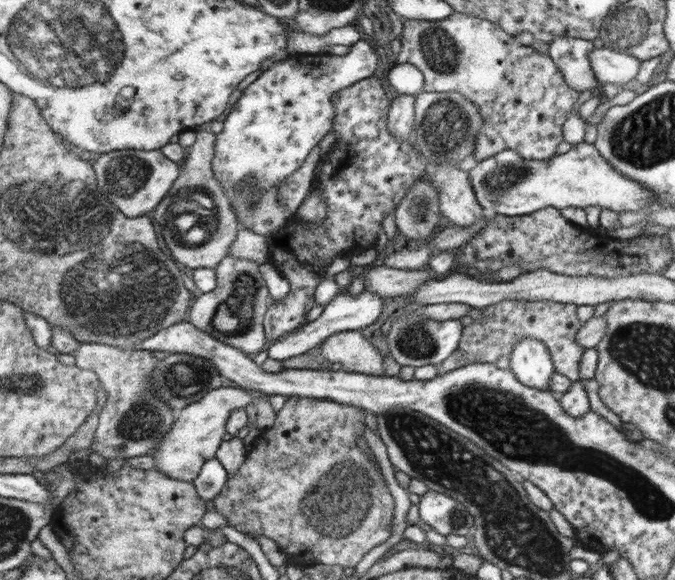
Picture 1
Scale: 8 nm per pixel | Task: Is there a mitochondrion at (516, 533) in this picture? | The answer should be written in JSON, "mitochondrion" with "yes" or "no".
{"mitochondrion":"yes"}

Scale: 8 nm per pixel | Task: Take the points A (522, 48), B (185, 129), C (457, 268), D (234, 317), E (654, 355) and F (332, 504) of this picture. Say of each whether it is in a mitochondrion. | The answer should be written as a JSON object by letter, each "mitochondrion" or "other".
{"A":"other","B":"other","C":"other","D":"mitochondrion","E":"mitochondrion","F":"mitochondrion"}

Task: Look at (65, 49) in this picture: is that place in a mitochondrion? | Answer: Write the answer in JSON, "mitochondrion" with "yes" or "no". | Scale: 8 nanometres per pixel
{"mitochondrion":"yes"}

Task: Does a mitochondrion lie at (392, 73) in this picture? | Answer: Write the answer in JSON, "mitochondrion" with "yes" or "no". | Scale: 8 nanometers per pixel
{"mitochondrion":"no"}

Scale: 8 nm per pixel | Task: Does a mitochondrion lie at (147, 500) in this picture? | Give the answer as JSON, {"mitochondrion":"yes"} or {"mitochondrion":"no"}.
{"mitochondrion":"no"}

